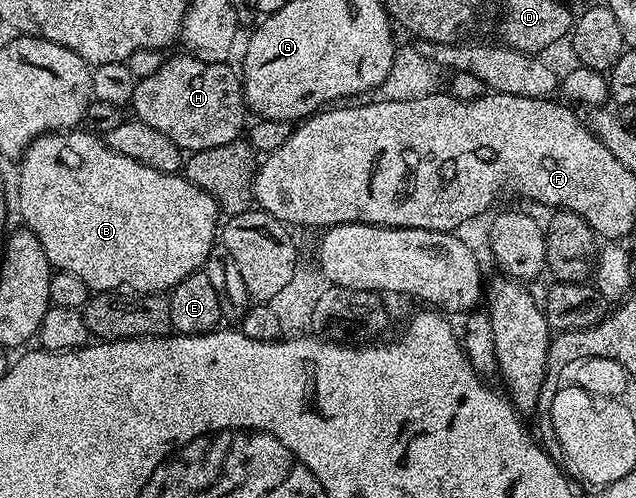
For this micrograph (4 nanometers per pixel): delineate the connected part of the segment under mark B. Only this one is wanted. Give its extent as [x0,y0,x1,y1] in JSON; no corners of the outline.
[17,130,219,293]

